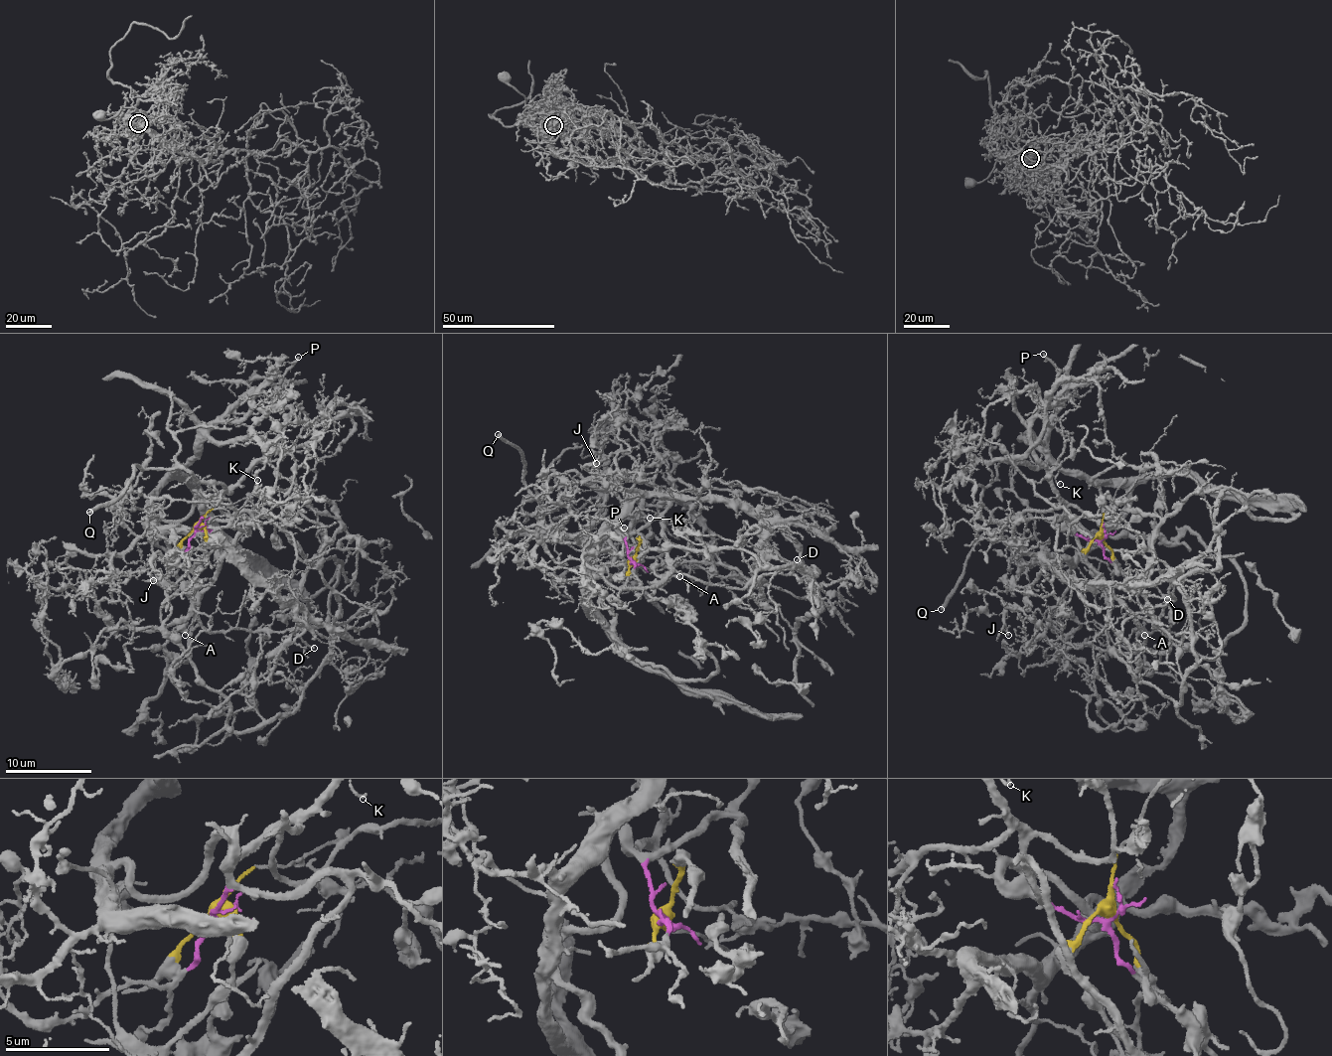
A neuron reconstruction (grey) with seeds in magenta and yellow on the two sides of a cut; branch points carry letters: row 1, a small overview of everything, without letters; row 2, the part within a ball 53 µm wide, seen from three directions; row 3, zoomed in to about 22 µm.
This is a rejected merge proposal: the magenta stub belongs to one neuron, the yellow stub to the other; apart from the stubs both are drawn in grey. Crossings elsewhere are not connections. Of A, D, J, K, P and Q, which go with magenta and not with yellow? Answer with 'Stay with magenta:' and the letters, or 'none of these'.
Stay with magenta: A, K, P, Q

